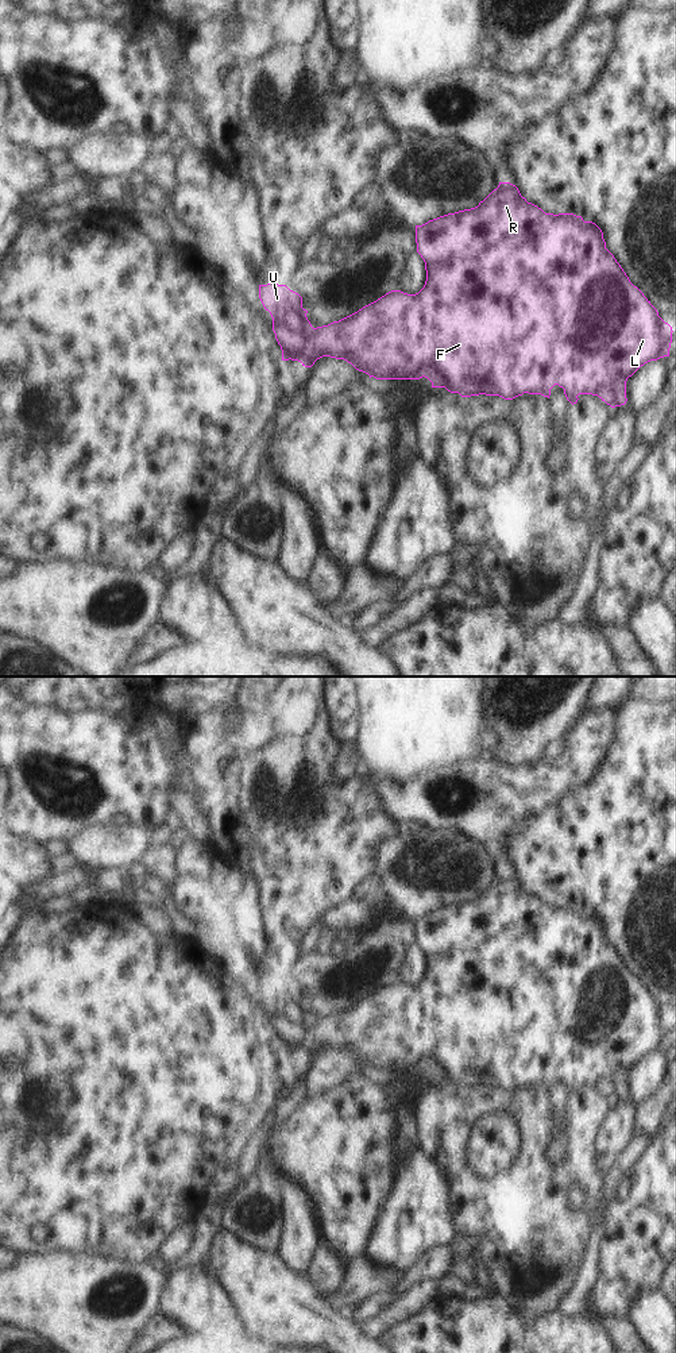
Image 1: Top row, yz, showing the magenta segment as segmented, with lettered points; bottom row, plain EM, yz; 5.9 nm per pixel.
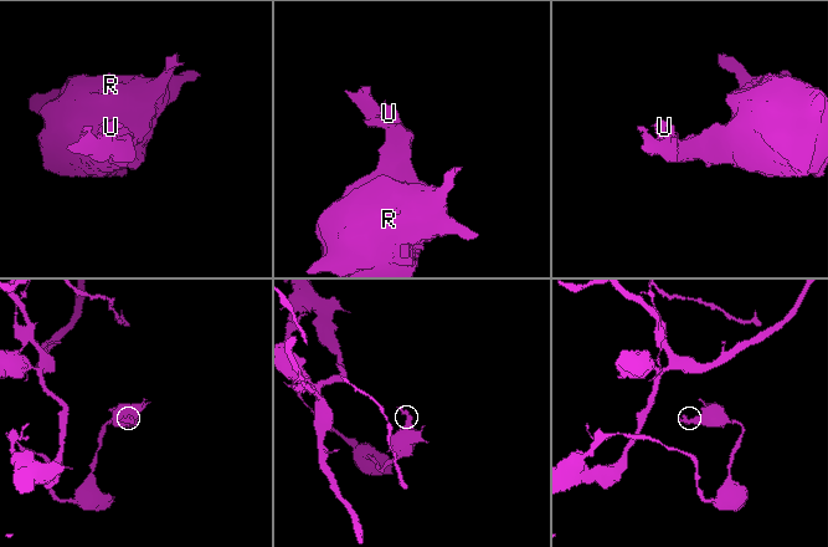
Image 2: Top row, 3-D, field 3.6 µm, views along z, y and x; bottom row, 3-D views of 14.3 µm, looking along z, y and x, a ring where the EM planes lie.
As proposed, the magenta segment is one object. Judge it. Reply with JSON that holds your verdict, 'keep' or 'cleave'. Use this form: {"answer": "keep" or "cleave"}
{"answer": "cleave"}

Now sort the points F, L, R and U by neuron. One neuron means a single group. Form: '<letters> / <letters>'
F L R / U

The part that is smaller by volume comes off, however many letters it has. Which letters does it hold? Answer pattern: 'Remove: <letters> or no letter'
Remove: U

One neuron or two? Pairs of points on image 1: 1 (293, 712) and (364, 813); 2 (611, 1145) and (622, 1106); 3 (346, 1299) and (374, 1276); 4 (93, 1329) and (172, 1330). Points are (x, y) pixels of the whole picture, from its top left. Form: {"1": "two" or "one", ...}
{"1": "one", "2": "one", "3": "one", "4": "two"}

